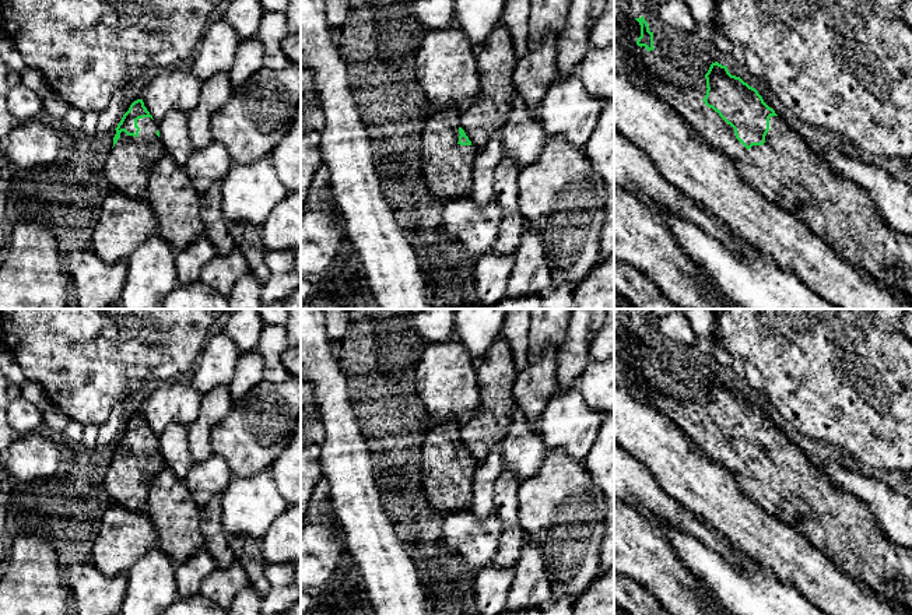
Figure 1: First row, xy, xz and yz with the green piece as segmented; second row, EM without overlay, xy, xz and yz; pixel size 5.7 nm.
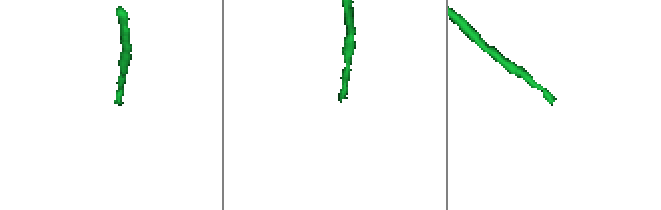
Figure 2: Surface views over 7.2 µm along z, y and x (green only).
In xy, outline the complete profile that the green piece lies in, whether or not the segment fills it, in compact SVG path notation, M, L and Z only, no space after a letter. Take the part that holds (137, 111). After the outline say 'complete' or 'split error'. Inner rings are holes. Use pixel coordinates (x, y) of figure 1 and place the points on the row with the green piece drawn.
M134 101L115 129L113 147L105 173L115 190L133 198L147 198L152 166L165 154L158 124L144 106Z; split error

